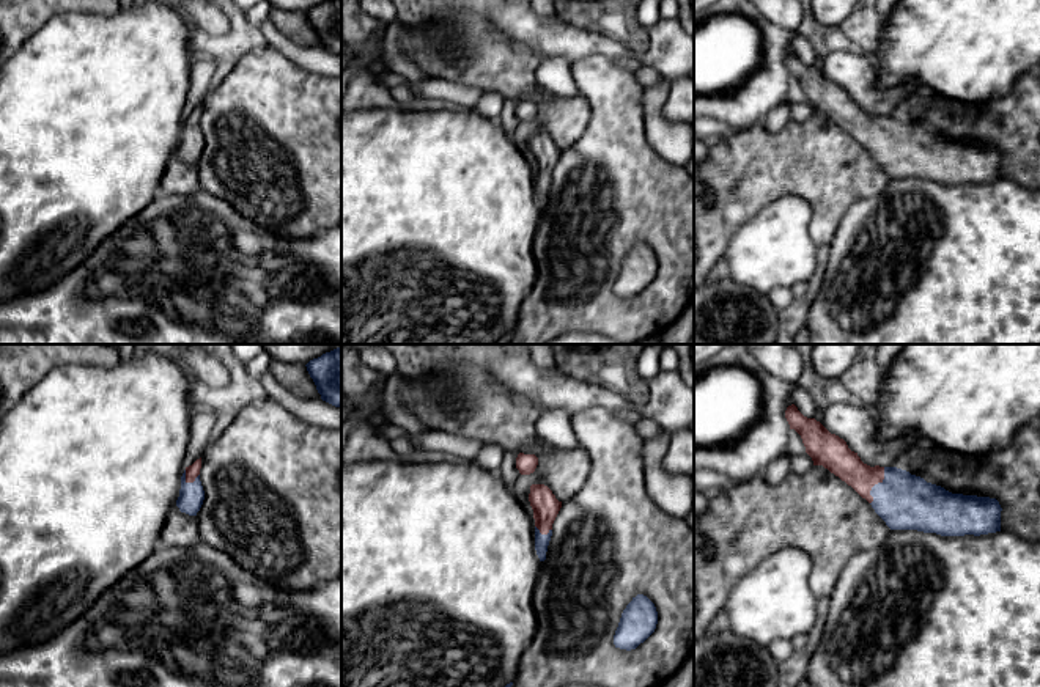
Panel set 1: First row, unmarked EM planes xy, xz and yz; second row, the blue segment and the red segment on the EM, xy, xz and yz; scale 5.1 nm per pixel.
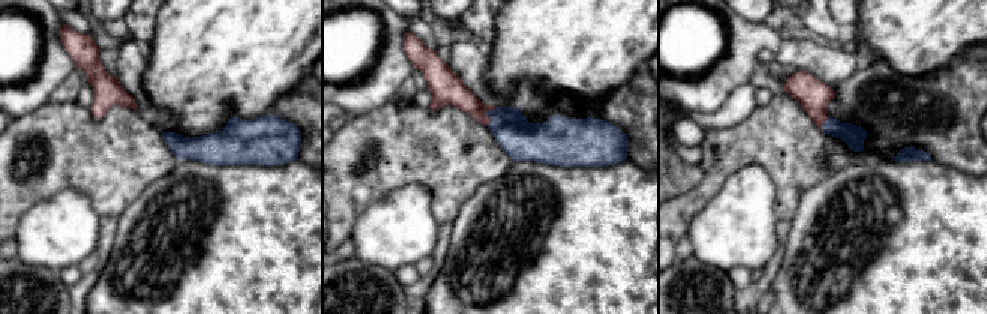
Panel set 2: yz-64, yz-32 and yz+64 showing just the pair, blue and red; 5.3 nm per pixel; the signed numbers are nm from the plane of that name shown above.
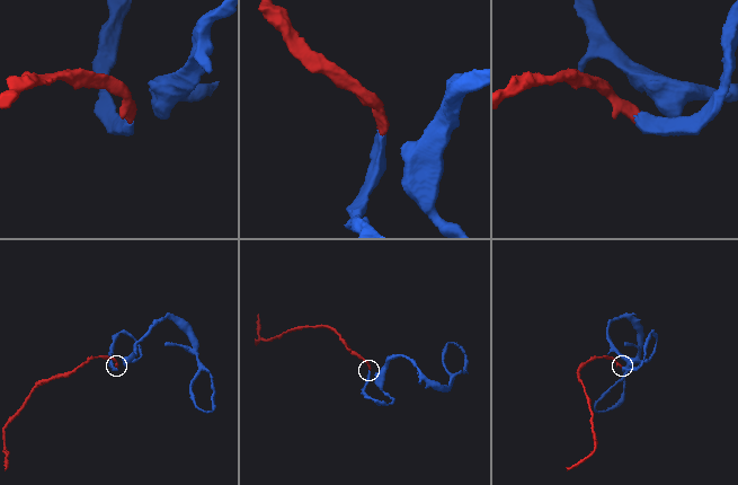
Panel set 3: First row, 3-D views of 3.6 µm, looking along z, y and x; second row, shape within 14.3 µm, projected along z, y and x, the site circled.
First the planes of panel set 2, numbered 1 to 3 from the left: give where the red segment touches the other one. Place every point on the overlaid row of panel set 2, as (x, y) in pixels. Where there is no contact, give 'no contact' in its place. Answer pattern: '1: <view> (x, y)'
1: no contact
2: yz-32 (486, 114)
3: yz+64 (822, 125)

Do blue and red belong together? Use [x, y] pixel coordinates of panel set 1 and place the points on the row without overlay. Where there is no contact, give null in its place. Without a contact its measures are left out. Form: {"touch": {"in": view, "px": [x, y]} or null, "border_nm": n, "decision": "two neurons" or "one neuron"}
{"touch": {"in": "yz", "px": [875, 132]}, "border_nm": 200, "decision": "one neuron"}

